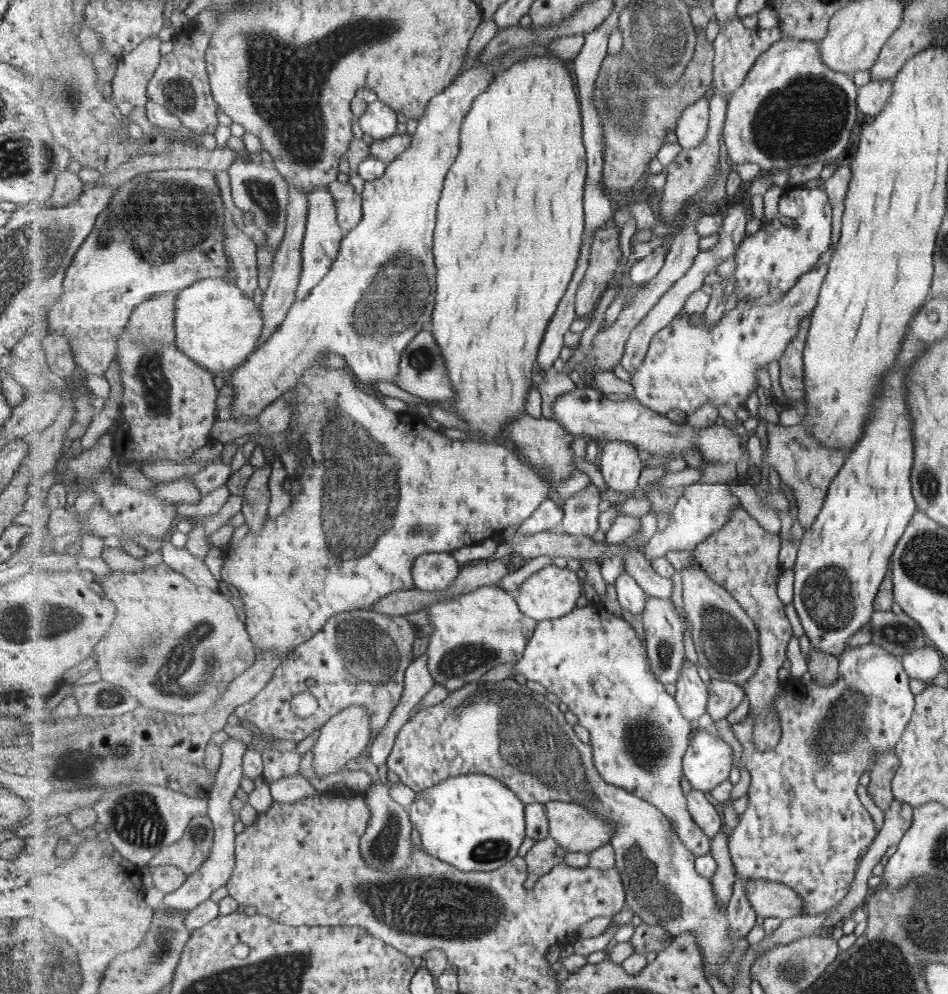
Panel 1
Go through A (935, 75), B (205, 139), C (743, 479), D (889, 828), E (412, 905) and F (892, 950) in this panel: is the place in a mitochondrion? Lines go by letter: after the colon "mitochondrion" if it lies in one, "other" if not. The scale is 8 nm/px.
A: other
B: other
C: other
D: other
E: mitochondrion
F: mitochondrion

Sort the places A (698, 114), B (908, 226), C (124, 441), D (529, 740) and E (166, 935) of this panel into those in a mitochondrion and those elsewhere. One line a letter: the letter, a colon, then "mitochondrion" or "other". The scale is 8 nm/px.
A: other
B: other
C: other
D: mitochondrion
E: mitochondrion

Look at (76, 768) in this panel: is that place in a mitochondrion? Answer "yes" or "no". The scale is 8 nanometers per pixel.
yes

